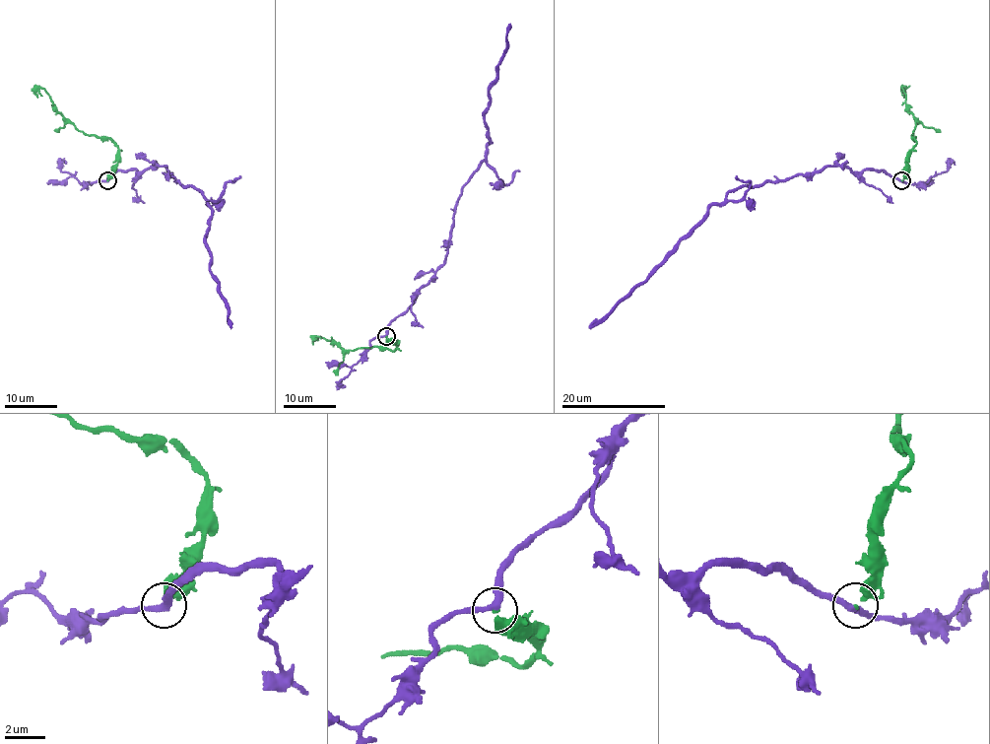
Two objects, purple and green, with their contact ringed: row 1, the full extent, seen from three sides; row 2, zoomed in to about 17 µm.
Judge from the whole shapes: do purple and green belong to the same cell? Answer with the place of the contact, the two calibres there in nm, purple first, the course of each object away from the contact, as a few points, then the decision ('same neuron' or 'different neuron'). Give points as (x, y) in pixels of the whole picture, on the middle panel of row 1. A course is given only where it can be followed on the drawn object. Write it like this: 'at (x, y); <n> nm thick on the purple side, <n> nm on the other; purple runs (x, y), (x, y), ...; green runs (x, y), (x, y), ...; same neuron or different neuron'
at (386, 336); 280 nm thick on the purple side, 240 nm on the other; purple runs (385, 337), (388, 325), (414, 301), (448, 252), (461, 187), (486, 158), (489, 87), (495, 78), (510, 24); green runs (385, 337), (397, 343), (392, 351), (375, 346), (343, 350), (322, 337), (318, 337), (312, 345); same neuron

